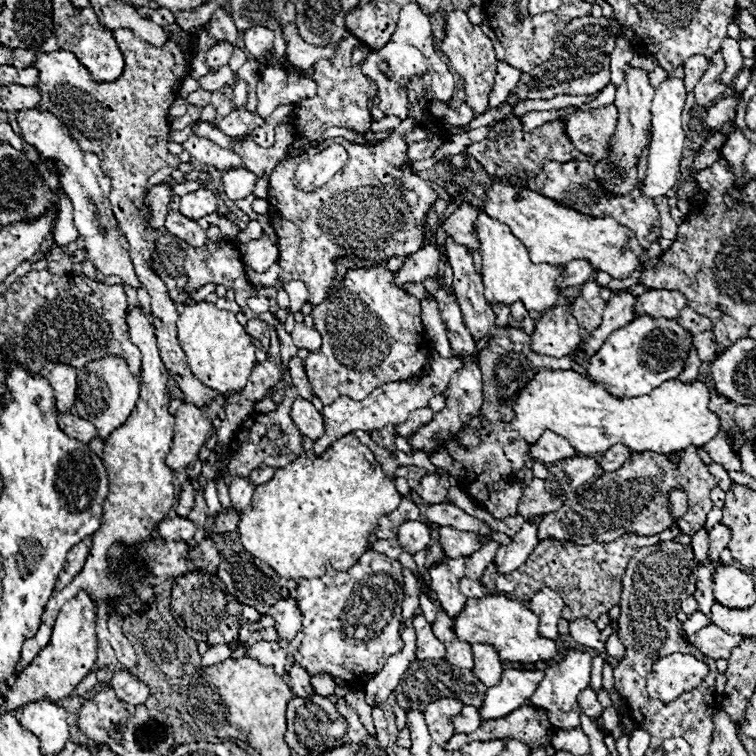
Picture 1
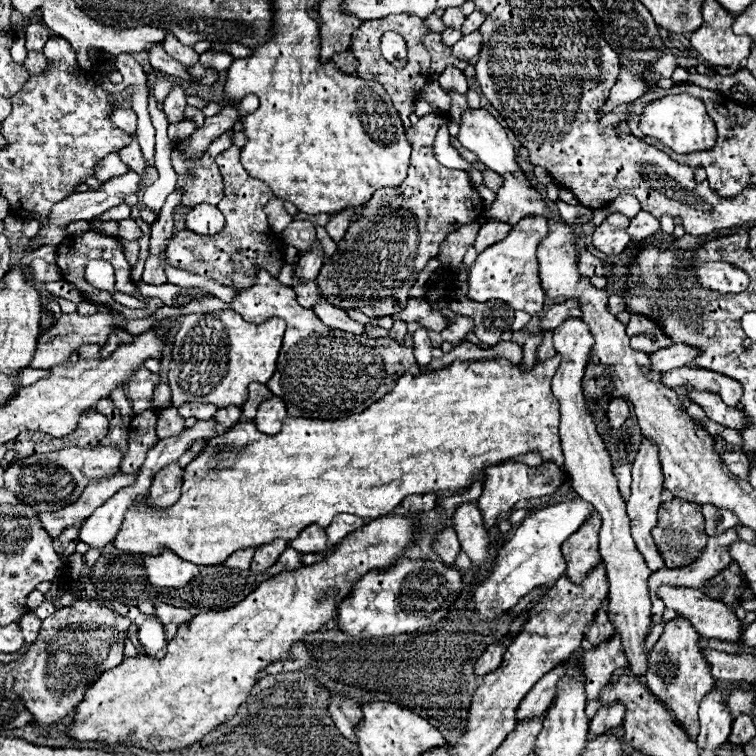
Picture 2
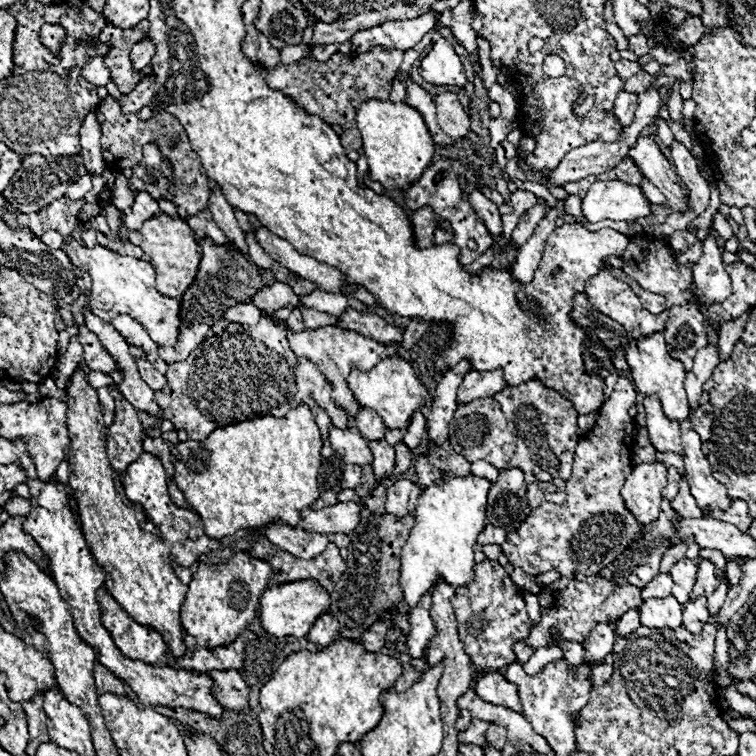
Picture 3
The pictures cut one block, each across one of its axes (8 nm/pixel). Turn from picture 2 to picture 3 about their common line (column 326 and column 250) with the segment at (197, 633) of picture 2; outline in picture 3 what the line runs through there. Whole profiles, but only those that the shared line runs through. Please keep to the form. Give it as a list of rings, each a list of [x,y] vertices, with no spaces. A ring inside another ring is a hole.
[[[238,552],[220,564],[198,564],[180,610],[184,632],[194,636],[204,648],[230,644],[256,618],[260,596],[268,588],[270,578],[270,562],[252,558],[248,552]]]

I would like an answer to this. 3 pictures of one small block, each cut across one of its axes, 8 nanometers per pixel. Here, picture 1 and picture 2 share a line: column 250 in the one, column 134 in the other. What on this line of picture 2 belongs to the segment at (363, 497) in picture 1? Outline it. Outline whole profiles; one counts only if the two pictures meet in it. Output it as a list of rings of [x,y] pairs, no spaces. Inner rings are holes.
[[[554,356],[542,364],[536,364],[534,370],[530,370],[530,372],[520,372],[518,366],[514,366],[506,360],[484,360],[484,362],[460,362],[460,360],[456,360],[452,366],[436,370],[436,372],[424,372],[420,376],[412,376],[412,374],[402,376],[390,394],[386,394],[384,398],[374,402],[362,414],[352,414],[352,416],[338,418],[338,420],[316,420],[316,418],[288,416],[282,424],[280,434],[276,434],[276,436],[268,436],[268,434],[260,432],[256,428],[256,424],[252,424],[252,422],[238,422],[226,434],[220,434],[220,436],[214,436],[212,440],[208,440],[208,446],[204,448],[204,452],[184,468],[182,494],[174,506],[170,506],[166,510],[148,510],[146,512],[144,504],[140,504],[140,502],[132,504],[124,514],[122,526],[114,538],[114,546],[122,552],[142,554],[142,556],[158,554],[160,550],[170,550],[170,552],[178,554],[180,558],[190,560],[196,566],[216,566],[216,564],[224,564],[226,558],[230,554],[234,554],[236,550],[260,548],[260,546],[266,546],[278,538],[294,540],[300,534],[300,530],[310,526],[310,524],[318,524],[322,528],[328,528],[328,524],[332,522],[332,518],[336,514],[354,514],[360,518],[372,518],[374,520],[374,518],[392,514],[392,510],[396,506],[400,506],[400,502],[410,494],[430,494],[430,492],[438,492],[438,490],[468,488],[474,476],[478,480],[484,480],[486,466],[500,464],[502,460],[526,454],[528,450],[540,450],[542,464],[555,462],[558,466],[562,466],[564,456],[562,456],[560,438],[558,438],[558,400],[552,396],[552,390],[550,390],[550,380],[556,374],[556,370],[558,370],[558,356]]]

